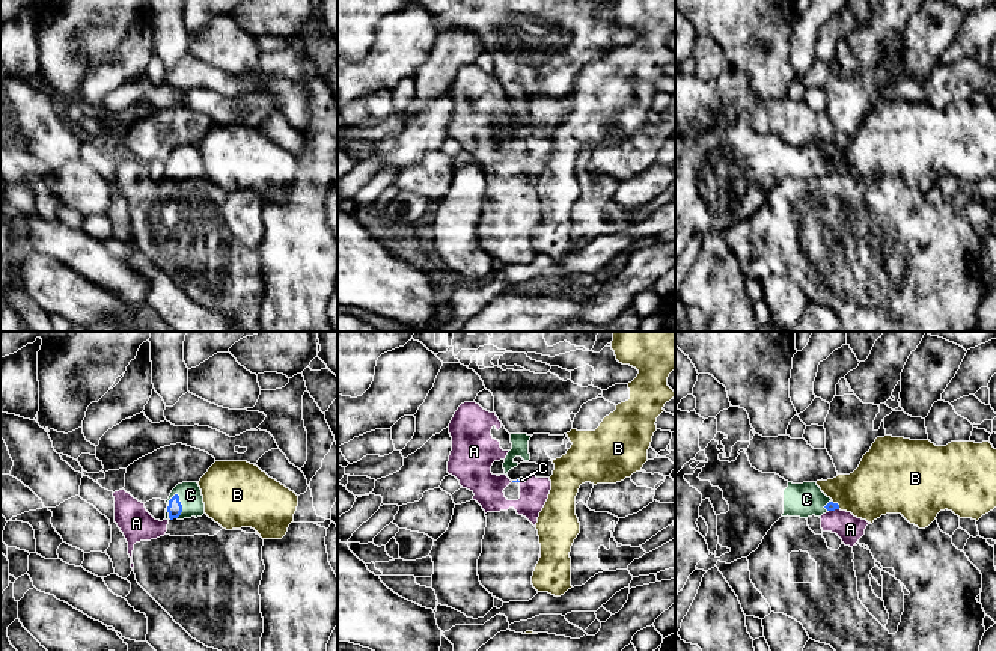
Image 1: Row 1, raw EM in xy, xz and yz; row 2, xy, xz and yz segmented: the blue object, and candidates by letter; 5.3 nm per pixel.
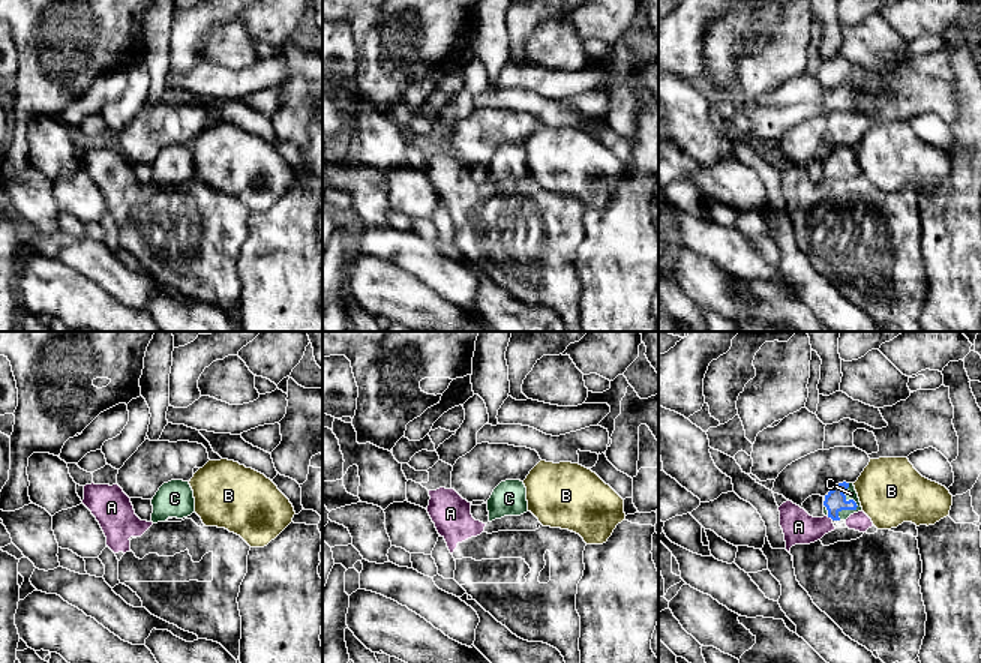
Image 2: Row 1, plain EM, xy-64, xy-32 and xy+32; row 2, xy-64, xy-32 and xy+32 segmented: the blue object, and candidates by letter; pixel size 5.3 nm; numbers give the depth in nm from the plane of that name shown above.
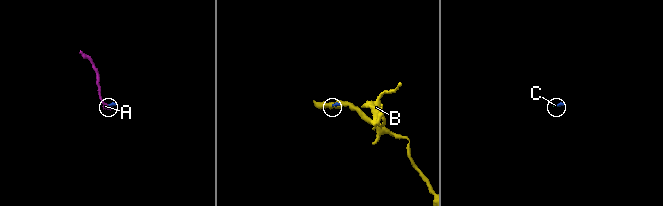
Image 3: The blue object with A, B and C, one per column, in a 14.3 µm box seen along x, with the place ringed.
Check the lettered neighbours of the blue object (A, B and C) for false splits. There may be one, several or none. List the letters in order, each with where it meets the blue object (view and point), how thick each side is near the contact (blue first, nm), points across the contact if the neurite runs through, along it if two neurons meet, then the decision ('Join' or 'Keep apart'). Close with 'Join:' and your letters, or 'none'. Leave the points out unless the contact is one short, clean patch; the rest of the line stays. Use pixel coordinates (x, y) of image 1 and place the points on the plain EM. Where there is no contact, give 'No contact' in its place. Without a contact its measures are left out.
A: Touches blue at yz (834, 172). Thickness 50 nm (blue) against 150 nm. Boundary: yz (838, 171), (829, 174). Keep apart
B: Touches blue at yz (837, 166). Thickness 50 nm (blue) against 300 nm. Keep apart
C: Touches blue at xy (168, 169). Thickness 80 nm (blue) against 130 nm. Path across: xy (175, 171), (168, 169), (175, 157), (190, 157). Join
Join: C

